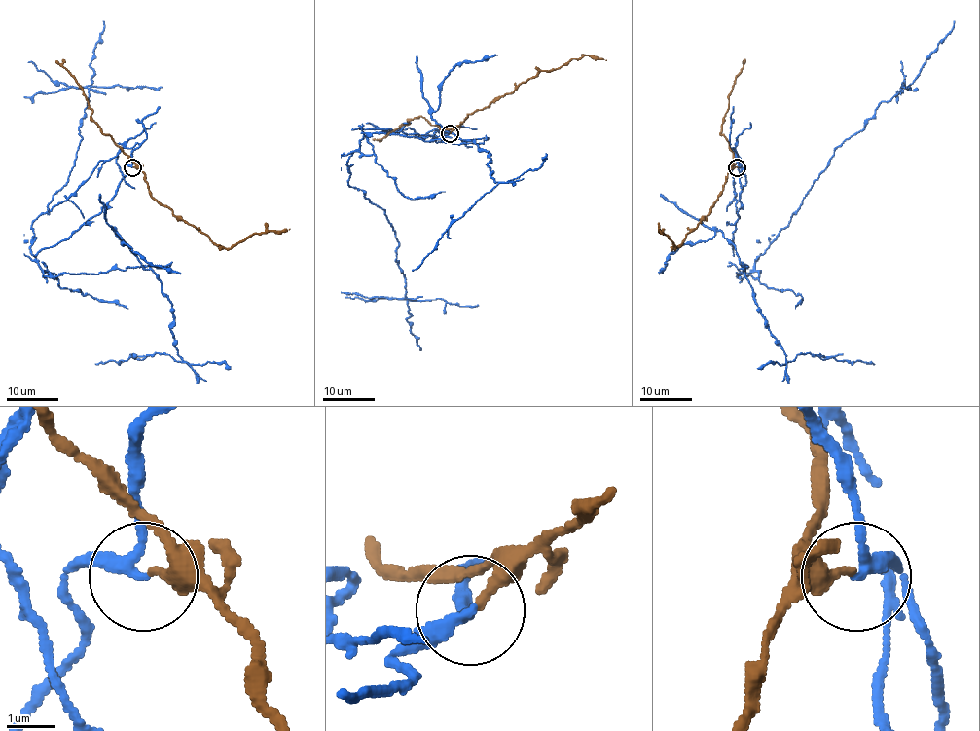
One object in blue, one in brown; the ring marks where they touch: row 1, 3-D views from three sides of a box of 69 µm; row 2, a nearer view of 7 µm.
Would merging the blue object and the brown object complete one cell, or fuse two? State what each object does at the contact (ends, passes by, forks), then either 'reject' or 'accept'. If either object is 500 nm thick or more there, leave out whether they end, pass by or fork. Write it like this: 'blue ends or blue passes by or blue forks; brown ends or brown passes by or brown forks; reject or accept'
blue passes by; brown ends; reject

